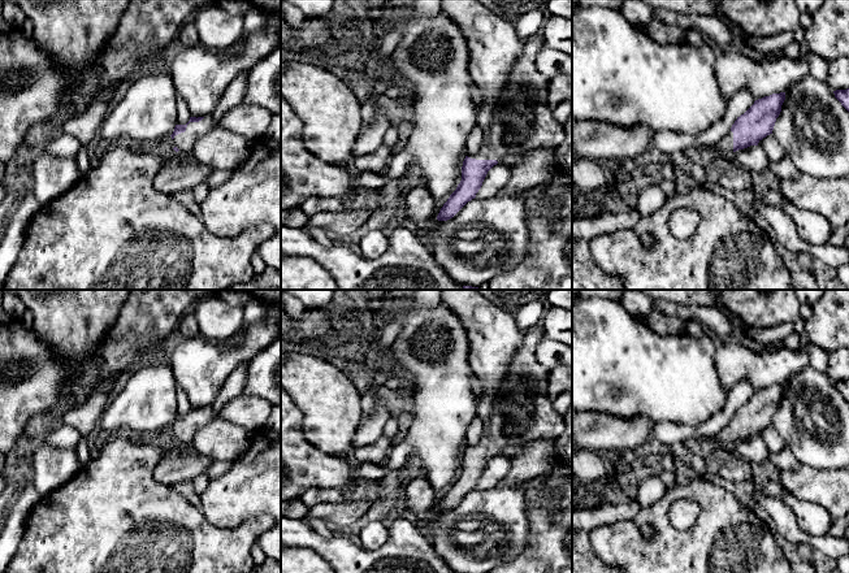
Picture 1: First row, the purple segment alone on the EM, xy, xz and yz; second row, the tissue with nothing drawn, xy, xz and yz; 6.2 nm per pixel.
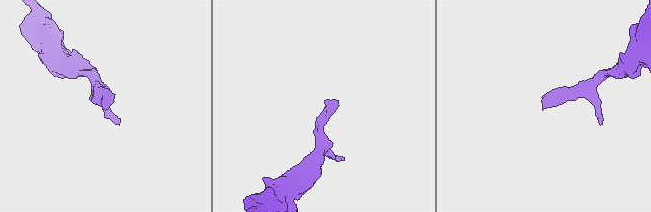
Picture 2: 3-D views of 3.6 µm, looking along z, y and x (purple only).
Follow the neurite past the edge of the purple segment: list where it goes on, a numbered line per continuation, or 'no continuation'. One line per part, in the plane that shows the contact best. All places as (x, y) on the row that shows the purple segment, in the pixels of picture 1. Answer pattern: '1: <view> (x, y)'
1: xy (185, 142)

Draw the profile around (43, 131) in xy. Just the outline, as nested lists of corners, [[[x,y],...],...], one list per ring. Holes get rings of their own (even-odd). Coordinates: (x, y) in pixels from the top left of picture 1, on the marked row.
[[[70,99],[65,100],[53,116],[30,129],[22,146],[34,147],[42,142],[49,142],[75,116],[75,110],[75,104]]]

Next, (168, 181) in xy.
[[[189,161],[178,166],[163,165],[155,178],[155,188],[164,195],[173,195],[182,190],[192,190],[200,183],[207,183],[213,169],[195,161]]]

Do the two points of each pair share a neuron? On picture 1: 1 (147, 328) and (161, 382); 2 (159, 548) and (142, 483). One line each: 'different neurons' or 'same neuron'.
1: different neurons
2: same neuron

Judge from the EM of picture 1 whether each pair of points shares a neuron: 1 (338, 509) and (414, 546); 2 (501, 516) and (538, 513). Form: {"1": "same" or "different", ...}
{"1": "different", "2": "different"}

